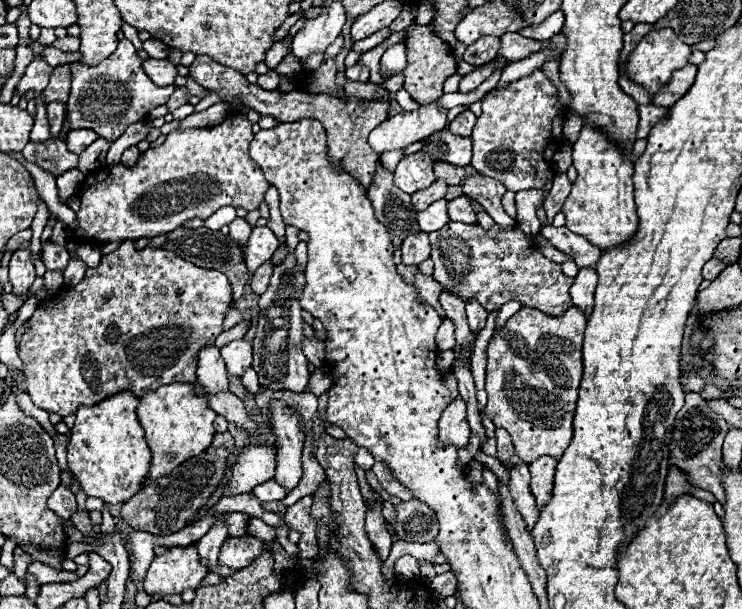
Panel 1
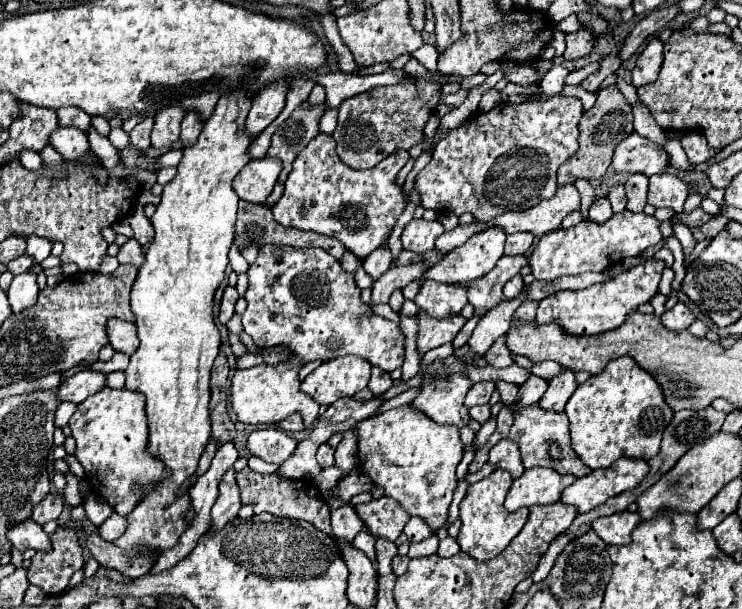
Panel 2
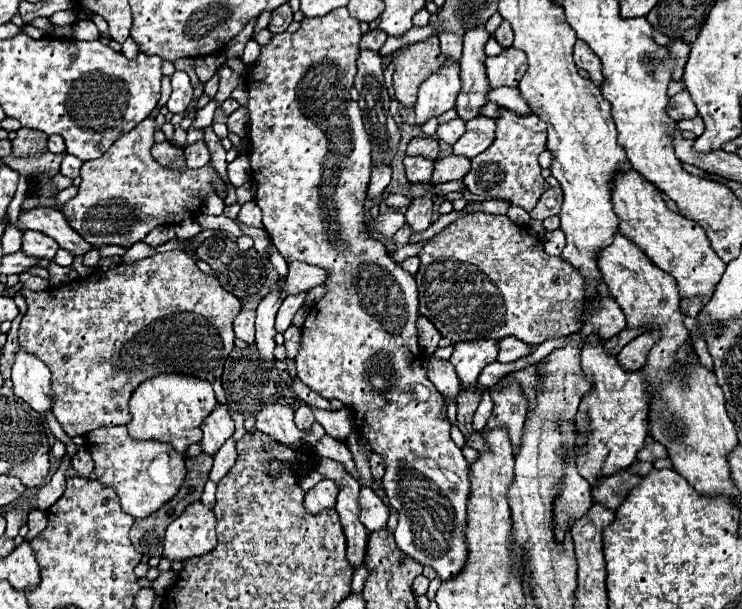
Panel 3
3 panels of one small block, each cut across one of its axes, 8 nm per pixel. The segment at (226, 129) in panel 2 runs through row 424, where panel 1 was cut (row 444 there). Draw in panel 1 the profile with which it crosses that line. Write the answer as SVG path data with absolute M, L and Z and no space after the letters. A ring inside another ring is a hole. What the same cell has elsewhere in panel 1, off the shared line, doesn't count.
M172 382L156 388L154 392L144 394L140 398L136 414L144 428L144 438L152 450L148 482L154 482L164 474L170 474L176 466L180 466L188 458L194 458L196 454L202 454L212 444L212 422L216 418L216 412L210 410L208 398L204 398L204 394L198 394L192 384Z

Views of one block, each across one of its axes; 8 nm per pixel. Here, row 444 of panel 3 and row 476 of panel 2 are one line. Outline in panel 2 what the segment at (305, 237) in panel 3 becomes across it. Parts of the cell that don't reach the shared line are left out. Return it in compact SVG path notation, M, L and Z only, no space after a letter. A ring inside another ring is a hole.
M400 406L378 416L362 420L358 426L358 460L374 484L380 484L386 496L402 504L412 516L424 518L432 532L438 532L448 520L448 506L456 490L456 466L462 460L464 444L456 426L440 426L412 406Z

